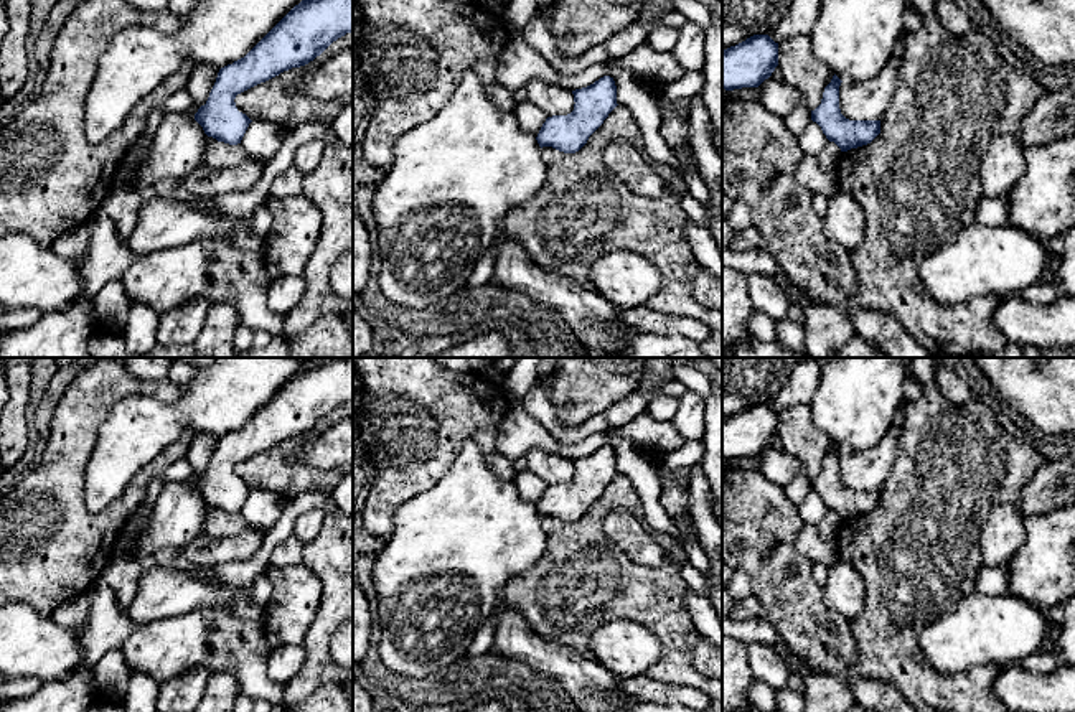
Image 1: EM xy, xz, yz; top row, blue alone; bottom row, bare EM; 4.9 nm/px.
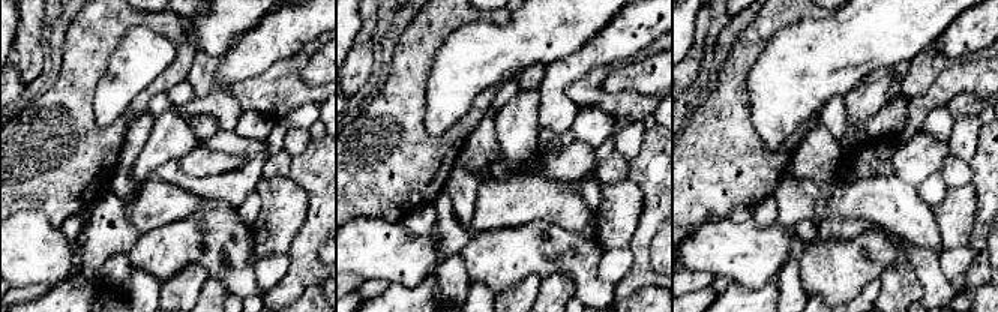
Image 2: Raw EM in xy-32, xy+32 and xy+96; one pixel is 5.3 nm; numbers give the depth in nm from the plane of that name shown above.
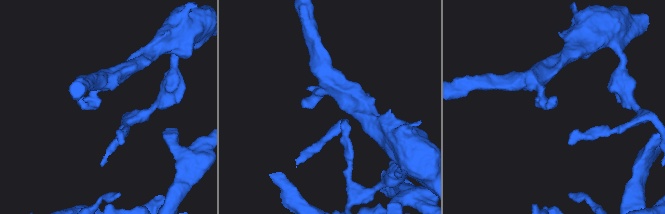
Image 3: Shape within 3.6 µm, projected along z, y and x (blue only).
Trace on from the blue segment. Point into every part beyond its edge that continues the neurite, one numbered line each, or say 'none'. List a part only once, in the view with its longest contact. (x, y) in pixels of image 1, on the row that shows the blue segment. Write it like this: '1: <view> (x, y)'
none

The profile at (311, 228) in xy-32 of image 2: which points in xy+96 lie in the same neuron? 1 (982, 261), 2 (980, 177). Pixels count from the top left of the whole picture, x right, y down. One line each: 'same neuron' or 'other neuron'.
1: same neuron
2: same neuron

